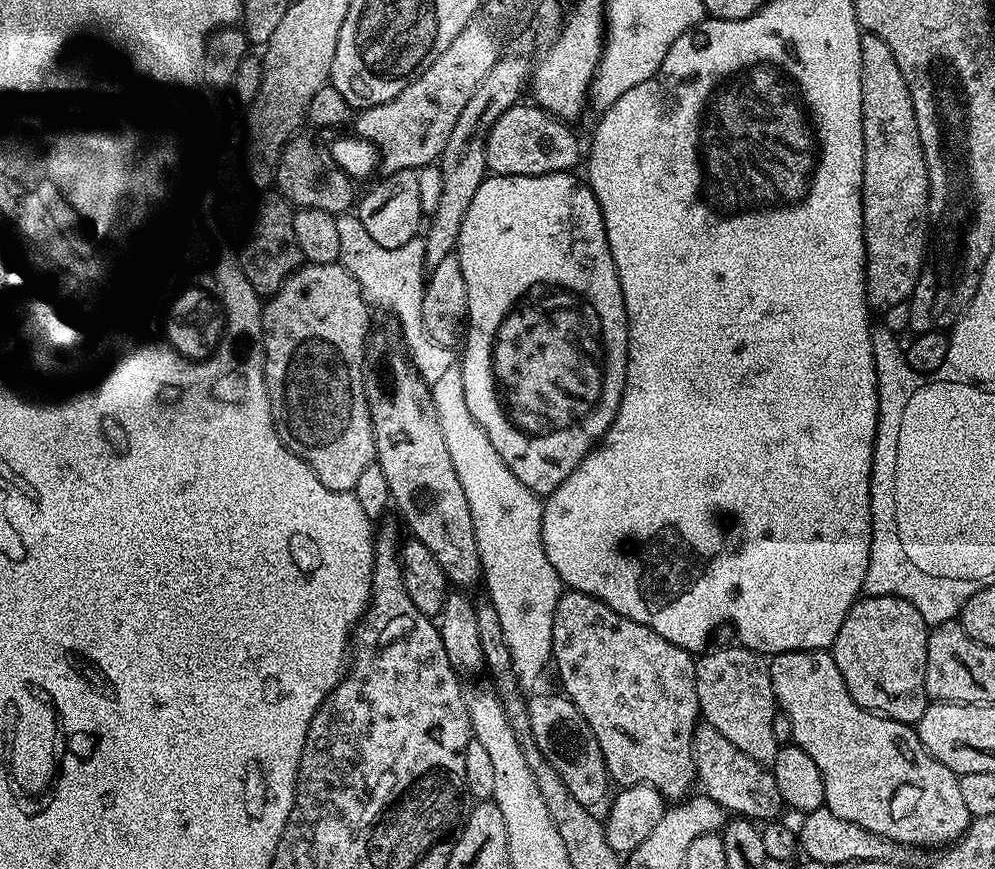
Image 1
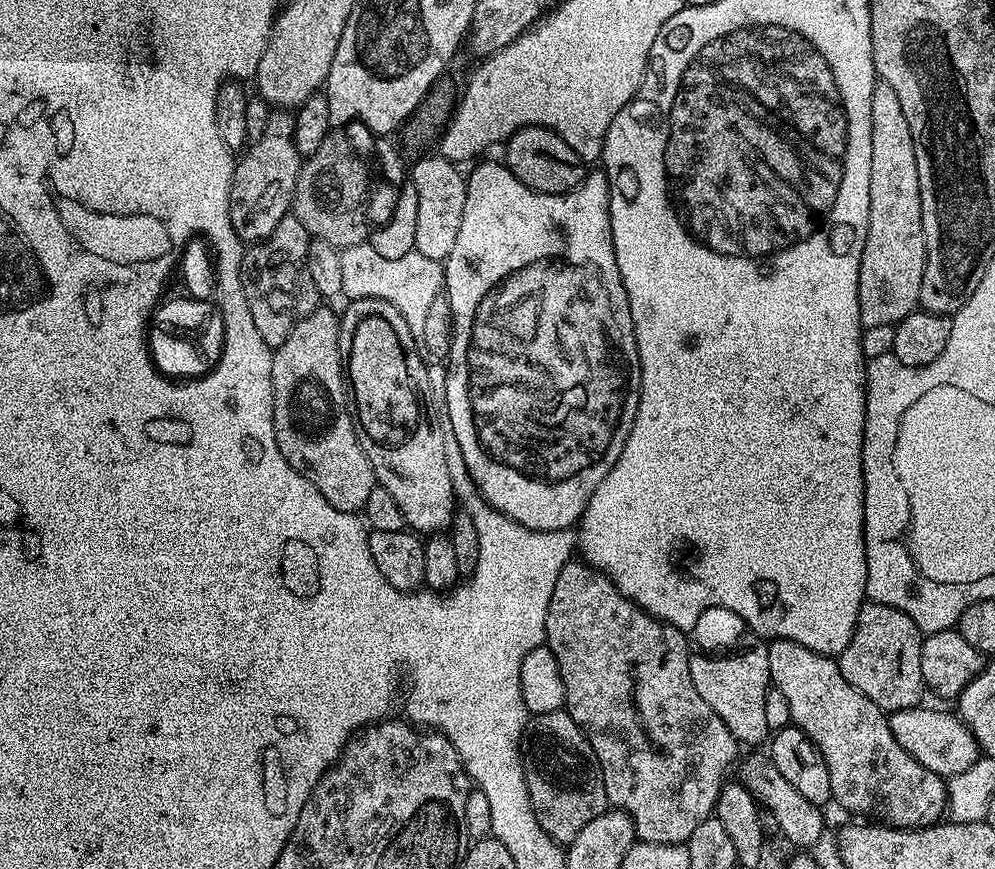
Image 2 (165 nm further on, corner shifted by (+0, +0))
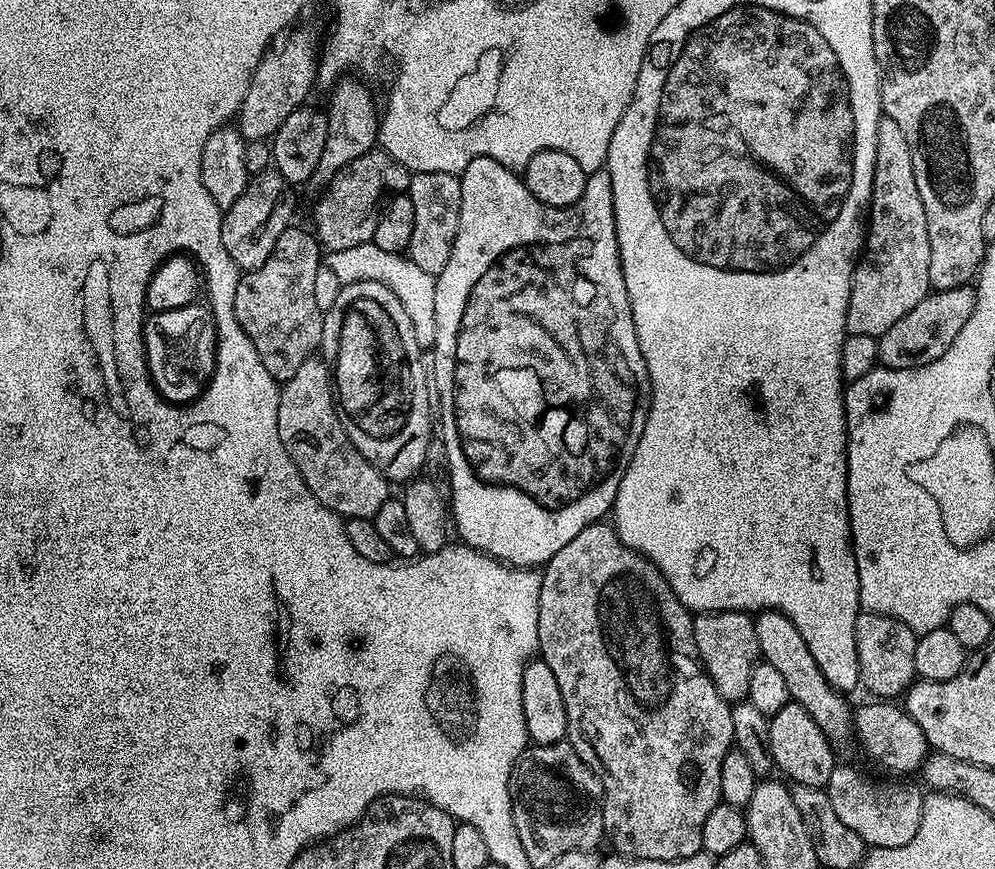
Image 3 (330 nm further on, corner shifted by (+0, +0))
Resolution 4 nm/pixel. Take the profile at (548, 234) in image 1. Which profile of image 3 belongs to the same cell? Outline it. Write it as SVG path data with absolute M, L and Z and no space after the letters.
M479 156L479 157L478 157L478 158L474 158L474 162L470 162L470 166L466 166L466 167L465 167L465 168L464 168L464 170L463 170L463 172L461 172L461 173L459 173L459 177L460 177L460 185L461 185L461 186L462 186L462 210L461 210L461 211L460 211L460 213L459 213L459 214L458 214L458 234L457 234L457 235L456 235L456 237L455 237L455 238L454 238L454 246L453 246L453 247L452 247L452 249L451 249L451 250L450 250L450 262L446 262L446 266L445 266L445 267L444 267L444 269L443 269L443 270L441 270L441 272L439 272L439 274L438 274L438 275L437 275L437 276L436 276L436 277L435 277L435 279L436 279L436 289L435 289L435 290L434 290L434 318L436 318L436 319L437 319L437 338L436 338L436 342L435 342L435 344L433 344L433 346L432 346L432 347L431 347L431 349L430 349L430 357L431 357L431 358L432 358L432 360L433 360L433 370L434 370L434 382L435 382L435 383L436 383L436 388L435 388L435 390L436 390L436 392L437 392L437 394L438 394L438 398L439 398L439 399L440 399L440 411L439 411L439 413L438 413L438 432L439 432L439 435L440 435L440 436L441 436L441 437L443 437L443 439L444 439L444 442L445 442L445 444L446 444L446 453L447 453L447 457L448 457L448 459L449 459L449 472L450 472L450 482L451 482L451 483L452 483L452 495L451 495L451 497L450 497L450 520L451 520L451 523L452 523L452 524L453 524L453 525L454 525L454 532L455 532L455 535L456 535L456 532L457 532L457 534L458 534L458 535L460 535L460 536L457 536L457 537L459 537L459 539L460 539L460 540L461 540L461 541L463 541L463 543L465 543L465 544L467 544L467 545L468 545L468 547L469 547L469 548L477 548L477 549L478 549L478 550L479 550L479 551L480 551L480 552L486 552L486 553L488 553L488 555L489 555L489 556L491 556L491 557L492 557L492 559L493 559L493 560L499 560L499 561L500 561L500 563L501 563L501 564L506 564L506 565L509 565L509 566L511 566L511 567L513 567L513 568L523 568L523 569L525 569L525 570L536 570L536 569L539 569L539 568L540 568L540 567L541 567L541 566L543 566L543 565L545 565L545 564L547 564L547 563L548 563L548 560L549 560L549 559L550 559L550 558L554 558L554 554L558 554L558 550L562 550L562 546L566 546L566 542L570 542L570 538L574 538L574 534L578 534L578 530L582 530L582 529L583 529L583 528L585 528L585 527L586 527L586 526L590 526L590 525L591 525L591 524L595 524L595 523L597 523L597 522L600 522L600 521L603 521L603 520L604 520L604 519L605 519L605 517L607 517L607 516L608 516L608 515L609 515L609 513L611 513L611 510L612 510L612 503L614 503L614 502L615 502L615 501L616 501L616 495L617 495L617 494L618 494L618 486L619 486L619 485L620 485L620 483L621 483L621 482L622 482L622 478L623 478L623 477L624 477L624 475L625 475L625 474L626 474L626 470L627 470L627 469L628 469L628 467L629 467L629 466L630 466L630 458L634 458L634 450L635 450L635 449L636 449L636 447L637 447L637 446L638 446L638 438L642 438L642 430L643 430L643 429L644 429L644 427L645 427L645 426L646 426L646 418L647 418L647 417L648 417L648 404L649 404L649 402L651 402L651 400L652 400L652 387L651 387L651 386L650 386L650 378L649 378L649 377L648 377L648 371L647 371L647 370L646 370L646 362L645 362L645 361L644 361L644 359L643 359L643 358L642 358L642 350L641 350L641 349L640 349L640 347L639 347L639 346L638 346L638 334L637 334L637 333L636 333L636 331L635 331L635 330L634 330L634 318L633 318L633 317L632 317L632 311L631 311L631 310L630 310L630 298L629 298L629 297L628 297L628 291L627 291L627 290L626 290L626 282L625 282L625 281L624 281L624 275L623 275L623 274L622 274L622 266L621 266L621 265L620 265L620 247L619 247L619 246L618 246L618 242L617 242L617 241L616 241L616 227L615 227L615 225L614 225L614 221L613 221L613 218L612 218L612 183L611 183L611 182L610 182L610 178L609 178L609 177L608 177L608 176L607 176L607 174L592 174L592 175L589 175L589 177L588 177L588 190L587 190L587 192L584 192L584 193L583 193L583 194L582 194L582 198L578 198L578 202L574 202L574 203L573 203L573 204L572 204L572 205L570 205L570 207L568 207L568 208L551 208L551 207L550 207L550 206L546 206L546 205L545 205L545 204L543 204L543 203L542 203L542 202L538 202L538 198L534 198L534 194L530 194L530 190L529 190L529 189L528 189L528 188L527 188L527 187L526 187L526 185L524 185L524 181L523 181L523 179L521 179L521 177L520 177L520 176L519 176L519 175L517 175L517 173L516 173L516 172L515 172L515 171L513 171L513 169L511 169L511 168L507 168L507 167L506 167L506 166L502 166L502 162L494 162L494 158L486 158L486 157L485 157L485 156Z

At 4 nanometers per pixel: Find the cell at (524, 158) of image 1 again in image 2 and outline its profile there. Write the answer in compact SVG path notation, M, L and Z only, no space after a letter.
M530 126L520 128L503 145L503 163L530 190L541 192L542 194L562 194L571 188L576 188L584 183L586 175L585 161L581 160L580 155L566 142L559 134L551 128L540 128Z

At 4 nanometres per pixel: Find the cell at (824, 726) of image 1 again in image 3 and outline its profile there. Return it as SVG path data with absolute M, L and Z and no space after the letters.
M763 611L757 612L754 616L756 633L758 634L758 646L763 663L774 666L782 673L782 679L786 682L786 690L790 690L792 700L800 704L818 722L818 726L826 734L826 738L833 742L851 737L854 732L854 712L843 695L831 688L826 678L818 670L814 662L814 654L802 642L802 634L781 612Z

